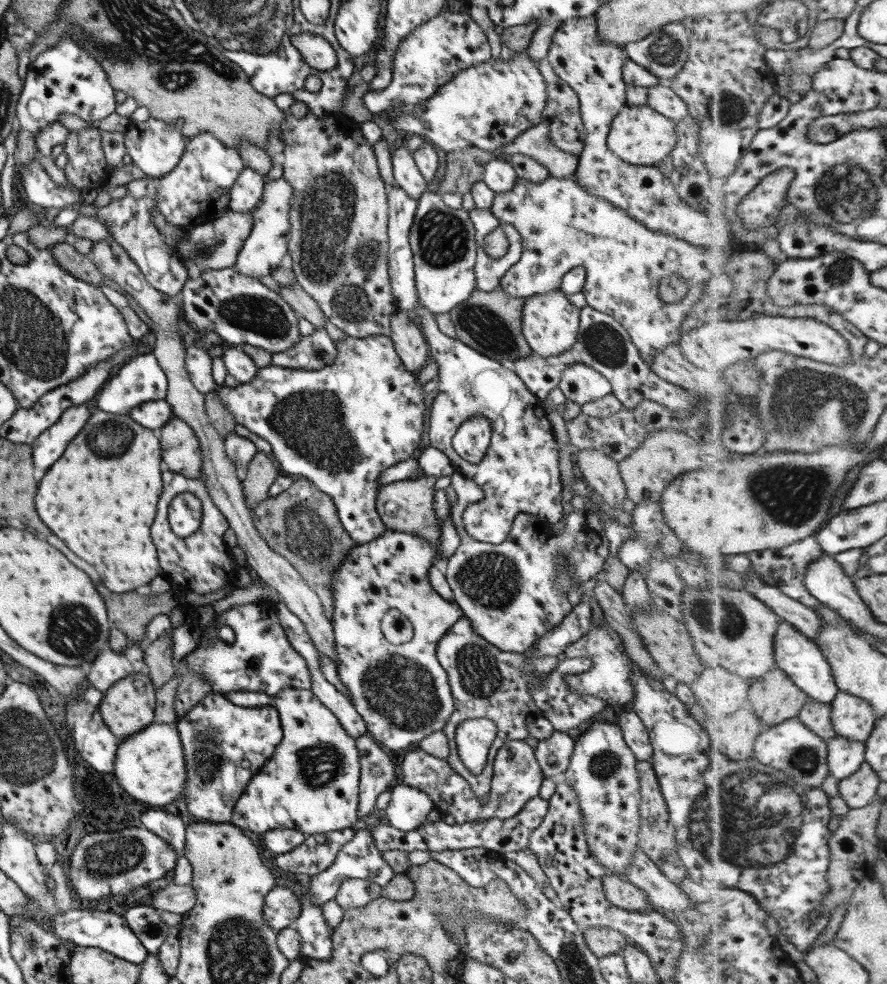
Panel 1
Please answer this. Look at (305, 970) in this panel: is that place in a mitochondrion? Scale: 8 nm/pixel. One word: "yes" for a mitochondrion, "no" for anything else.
no

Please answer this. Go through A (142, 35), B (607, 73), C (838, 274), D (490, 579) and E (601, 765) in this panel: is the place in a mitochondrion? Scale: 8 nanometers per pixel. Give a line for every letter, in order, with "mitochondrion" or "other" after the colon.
A: mitochondrion
B: other
C: mitochondrion
D: mitochondrion
E: mitochondrion

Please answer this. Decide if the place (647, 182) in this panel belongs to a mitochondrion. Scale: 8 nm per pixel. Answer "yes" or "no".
no

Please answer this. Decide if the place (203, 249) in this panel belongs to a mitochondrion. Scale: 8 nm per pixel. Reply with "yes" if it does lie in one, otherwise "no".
yes

